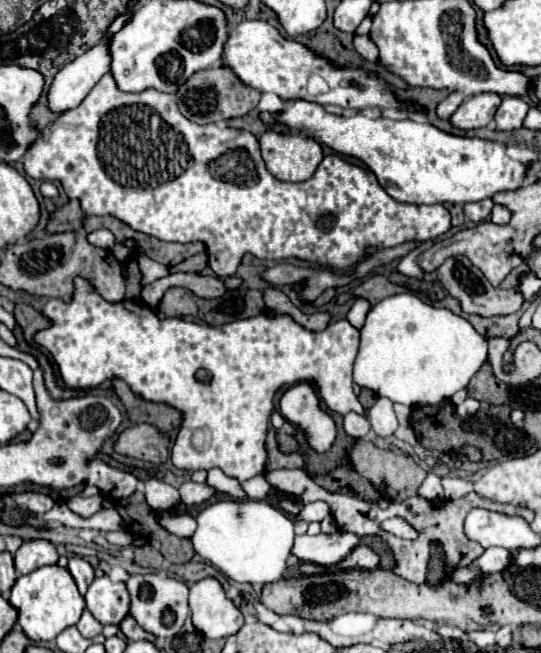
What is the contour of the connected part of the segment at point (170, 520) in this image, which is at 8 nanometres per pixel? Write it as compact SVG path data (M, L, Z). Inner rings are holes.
M167 511L159 513L159 521L161 525L165 525L165 529L177 537L191 537L195 533L195 519L191 515L171 515Z

